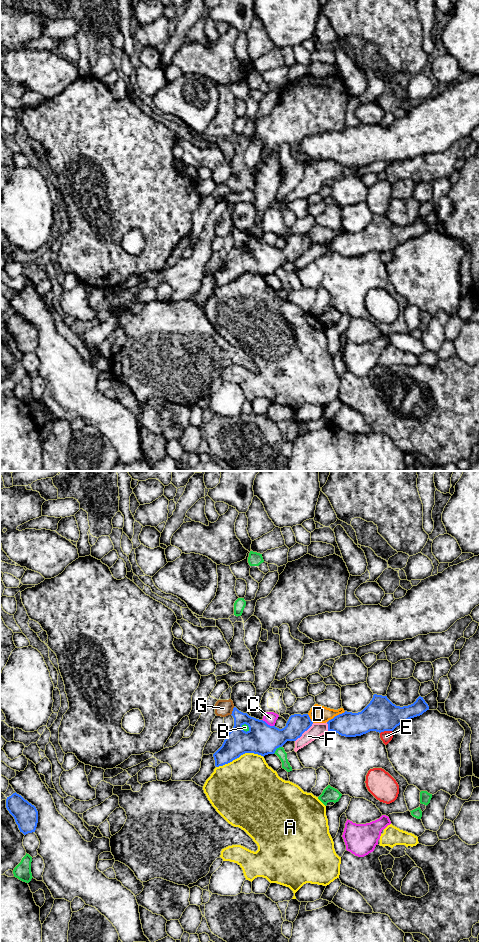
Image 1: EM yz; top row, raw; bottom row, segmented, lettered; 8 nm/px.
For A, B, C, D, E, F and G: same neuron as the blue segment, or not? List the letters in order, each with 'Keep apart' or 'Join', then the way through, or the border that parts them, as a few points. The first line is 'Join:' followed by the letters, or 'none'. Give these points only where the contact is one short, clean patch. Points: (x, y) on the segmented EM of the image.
Join: none
A: Keep apart
B: Keep apart
C: Keep apart
D: Keep apart
E: Keep apart
F: Keep apart
G: Keep apart. Boundary: yz (234, 707), (230, 714)

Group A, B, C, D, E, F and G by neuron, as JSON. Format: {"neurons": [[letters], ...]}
{"neurons": [["A"], ["B"], ["C"], ["D"], ["E"], ["F"], ["G"]]}

